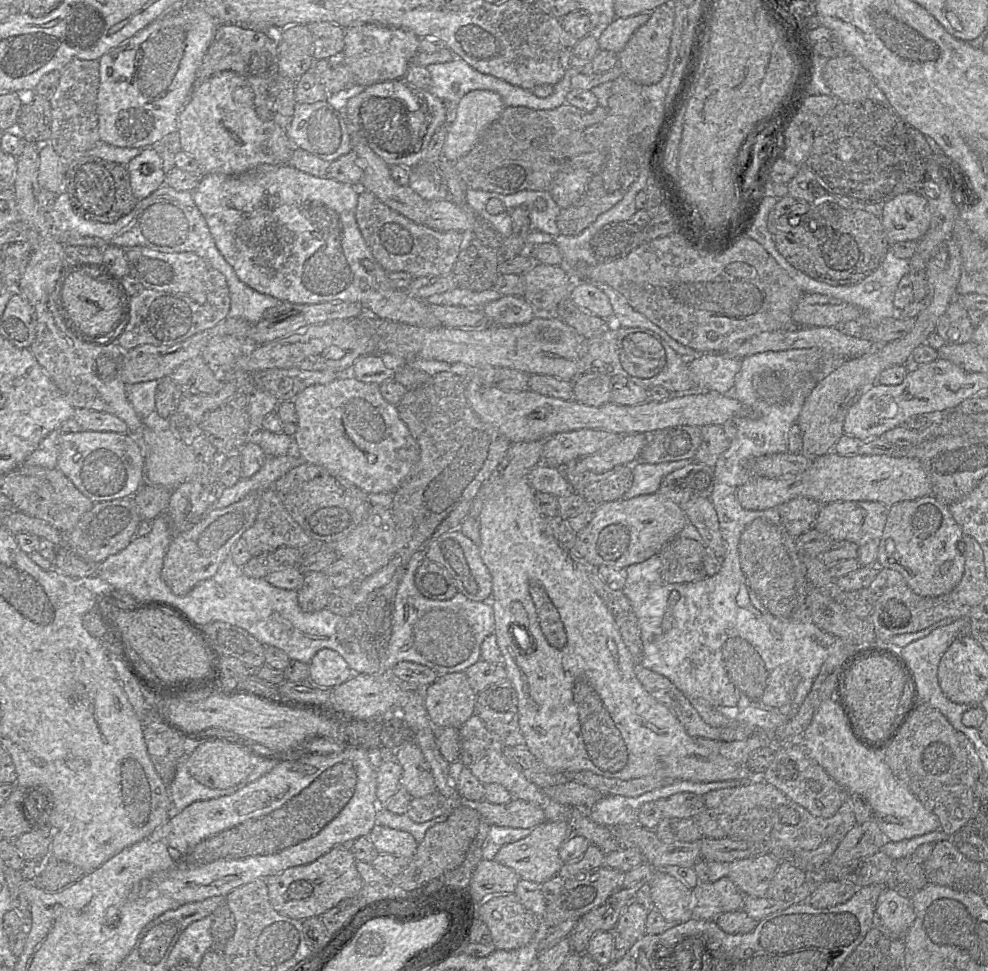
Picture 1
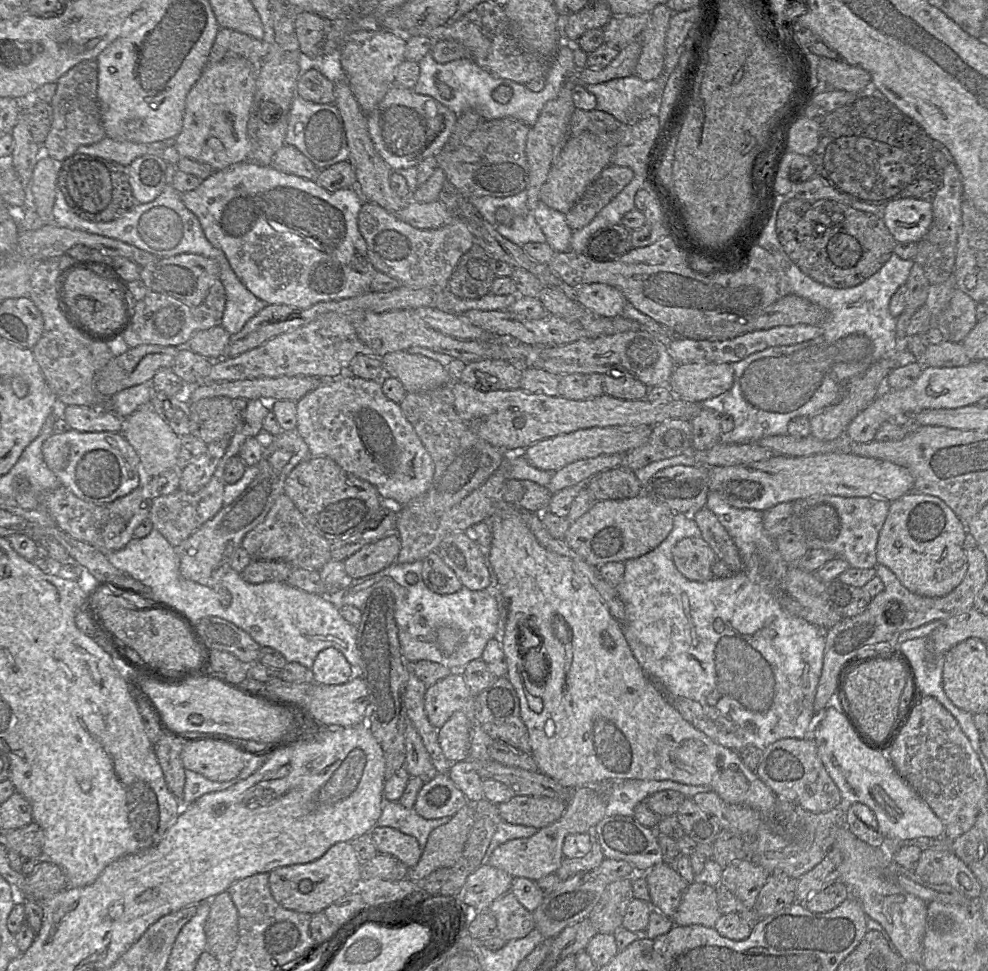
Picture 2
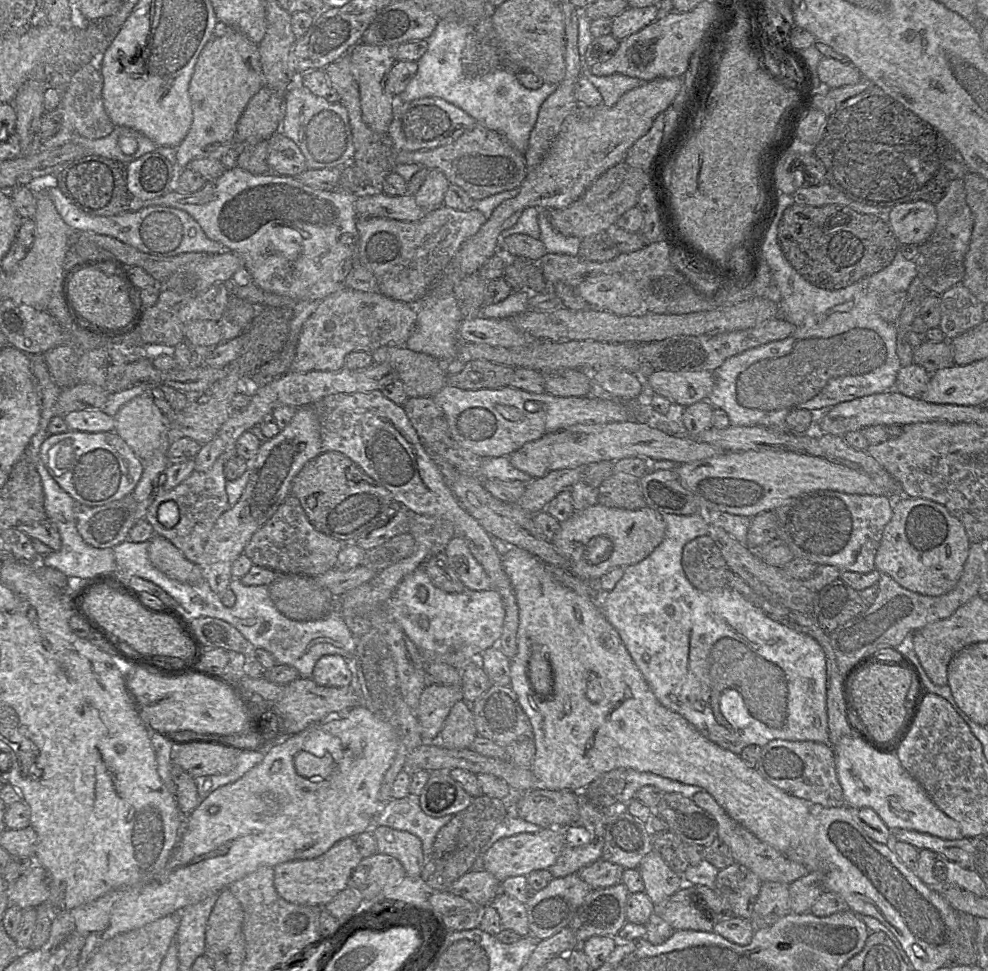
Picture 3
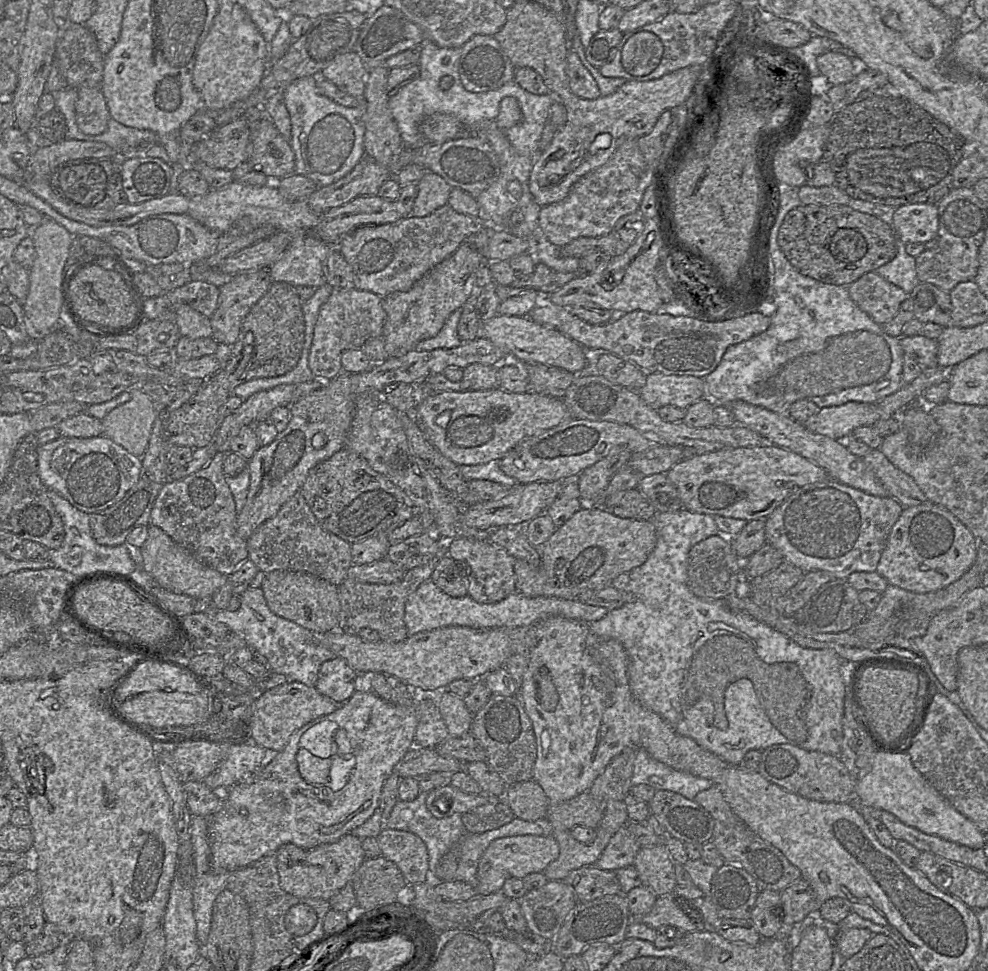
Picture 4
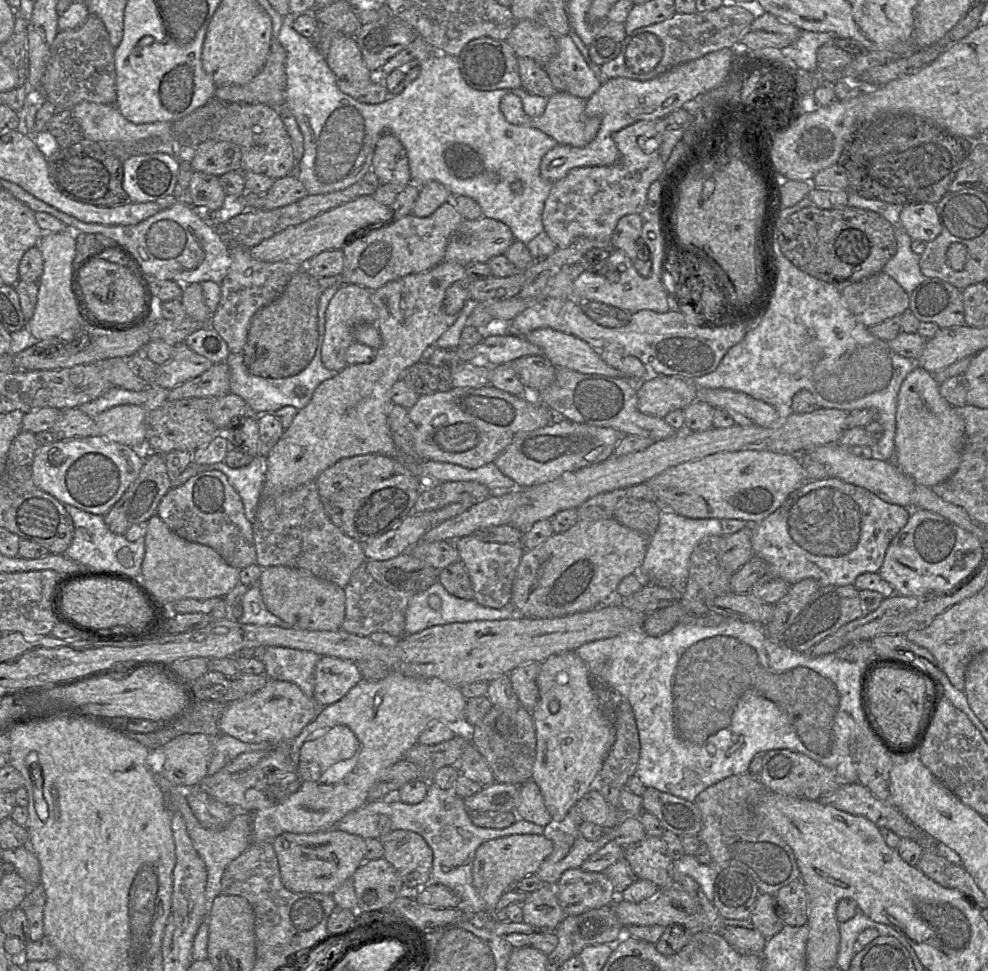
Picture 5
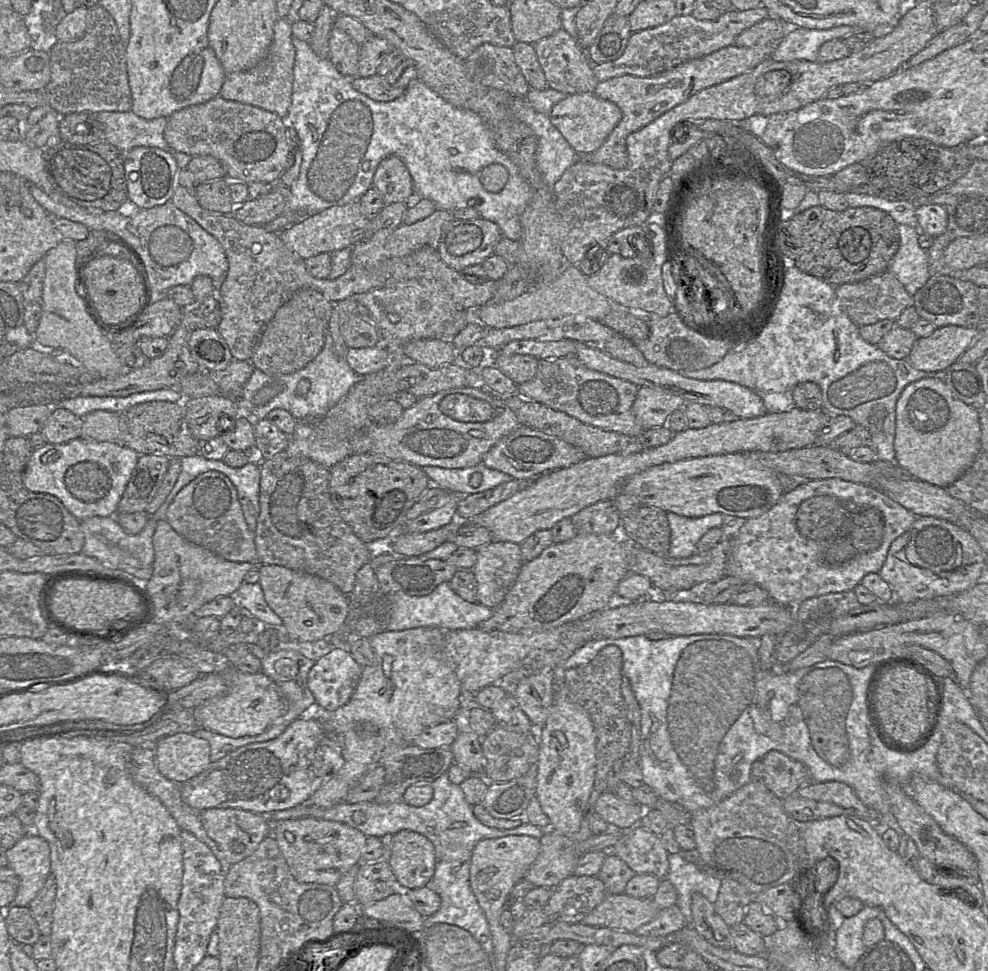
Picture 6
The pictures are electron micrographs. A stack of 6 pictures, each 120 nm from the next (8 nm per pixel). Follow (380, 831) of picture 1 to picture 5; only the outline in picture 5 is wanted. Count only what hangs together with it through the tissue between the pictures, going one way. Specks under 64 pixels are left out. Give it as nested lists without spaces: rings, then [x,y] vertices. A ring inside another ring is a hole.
[[[392,830],[379,839],[385,858],[396,870],[403,885],[422,888],[431,882],[433,852],[419,834],[407,830]]]

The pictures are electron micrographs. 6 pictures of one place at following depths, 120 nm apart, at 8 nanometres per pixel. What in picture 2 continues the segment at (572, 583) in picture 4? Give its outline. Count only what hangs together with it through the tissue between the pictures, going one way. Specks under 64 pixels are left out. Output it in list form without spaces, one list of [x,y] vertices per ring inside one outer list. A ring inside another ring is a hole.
[[[648,495],[623,500],[595,502],[583,516],[571,523],[564,542],[592,566],[625,562],[655,549],[673,529],[674,516],[667,505]]]

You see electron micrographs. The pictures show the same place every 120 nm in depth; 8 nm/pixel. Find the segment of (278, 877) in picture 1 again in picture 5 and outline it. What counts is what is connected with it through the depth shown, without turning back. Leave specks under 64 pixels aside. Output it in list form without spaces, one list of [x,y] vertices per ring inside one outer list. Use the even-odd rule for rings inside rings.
[[[335,828],[310,834],[283,833],[277,836],[273,848],[278,860],[284,886],[295,893],[322,893],[332,895],[345,881],[351,879],[365,861],[365,839]]]

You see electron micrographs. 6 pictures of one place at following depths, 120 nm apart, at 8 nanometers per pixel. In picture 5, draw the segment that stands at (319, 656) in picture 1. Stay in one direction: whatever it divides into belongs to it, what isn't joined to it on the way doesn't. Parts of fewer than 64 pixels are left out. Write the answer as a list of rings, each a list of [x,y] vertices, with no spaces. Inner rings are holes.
[[[322,656],[314,670],[314,699],[322,707],[343,698],[362,679],[357,663]]]

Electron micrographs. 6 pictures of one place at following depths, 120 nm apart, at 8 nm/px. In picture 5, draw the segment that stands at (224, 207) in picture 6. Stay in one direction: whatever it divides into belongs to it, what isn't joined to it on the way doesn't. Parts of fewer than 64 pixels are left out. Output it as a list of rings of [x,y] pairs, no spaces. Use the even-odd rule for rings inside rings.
[[[194,171],[189,182],[189,194],[192,205],[203,211],[214,212],[226,202],[226,194],[218,176]]]

